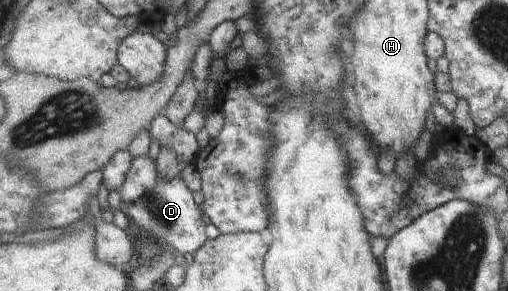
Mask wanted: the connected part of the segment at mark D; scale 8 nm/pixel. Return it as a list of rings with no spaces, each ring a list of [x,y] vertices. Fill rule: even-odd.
[[[148,155],[134,158],[126,183],[119,192],[127,206],[127,216],[139,227],[140,232],[149,233],[155,242],[167,244],[181,253],[194,254],[209,240],[207,224],[203,220],[204,212],[193,200],[193,192],[180,176],[170,181],[162,179],[158,166]]]

